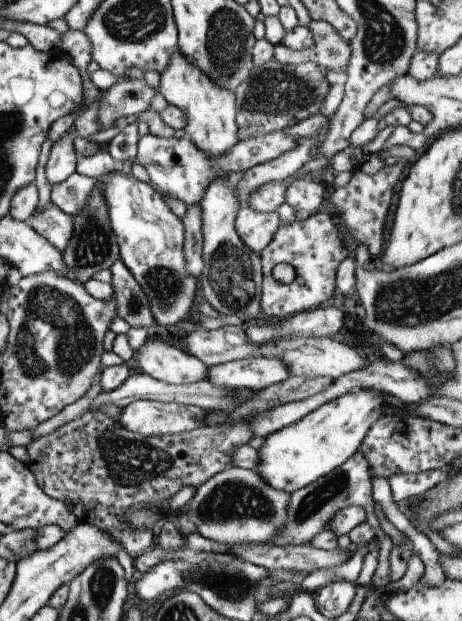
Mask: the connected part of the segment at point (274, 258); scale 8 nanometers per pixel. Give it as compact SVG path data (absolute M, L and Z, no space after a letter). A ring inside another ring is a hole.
M318 210L306 220L282 225L270 244L259 253L263 275L260 300L263 313L270 318L284 319L285 316L315 310L333 298L338 292L335 282L337 269L347 254L348 249L340 242L336 226L326 212ZM279 263L290 264L294 268L296 277L291 284L282 284L274 279L273 269Z

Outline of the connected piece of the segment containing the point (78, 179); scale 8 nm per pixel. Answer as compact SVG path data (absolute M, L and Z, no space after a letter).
M74 172L67 180L52 187L51 202L65 214L74 217L87 206L95 184L94 178Z

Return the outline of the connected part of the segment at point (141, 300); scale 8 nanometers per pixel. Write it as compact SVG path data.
M120 258L110 269L117 316L127 322L130 327L150 328L156 320L152 315L150 302L140 284L128 268L123 266Z

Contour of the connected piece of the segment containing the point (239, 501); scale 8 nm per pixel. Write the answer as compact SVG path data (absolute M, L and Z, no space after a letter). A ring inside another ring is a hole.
M231 465L204 482L184 509L206 539L230 545L264 543L284 526L290 500L290 493L275 490L255 470Z

